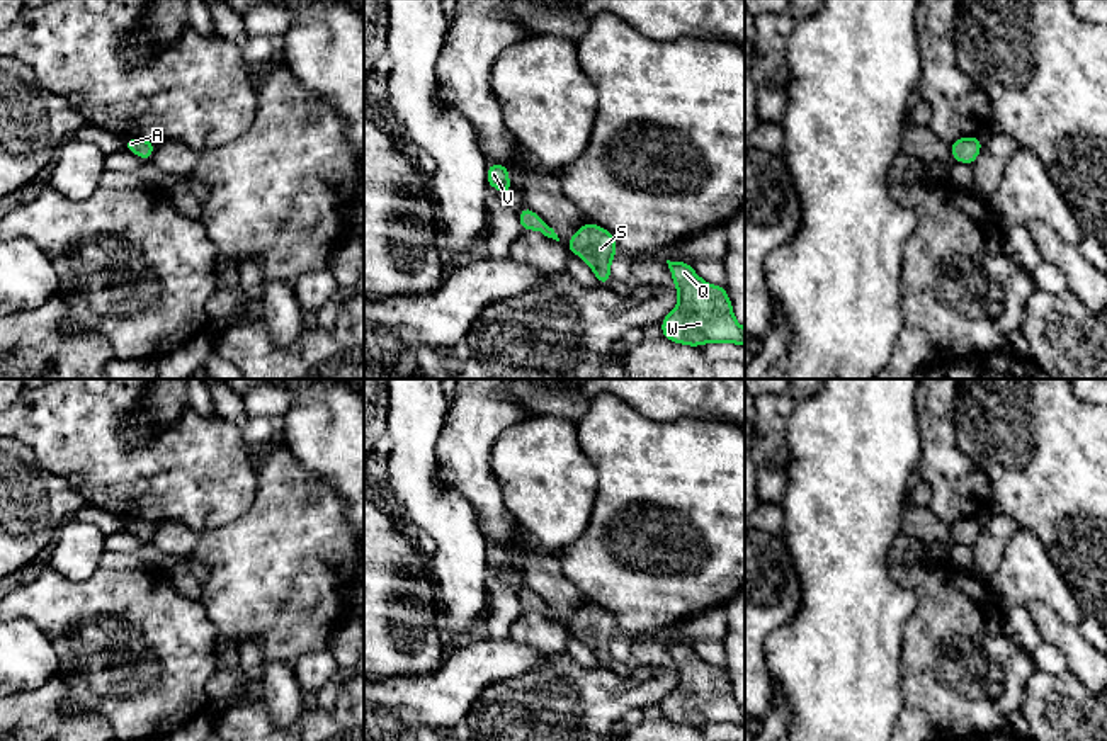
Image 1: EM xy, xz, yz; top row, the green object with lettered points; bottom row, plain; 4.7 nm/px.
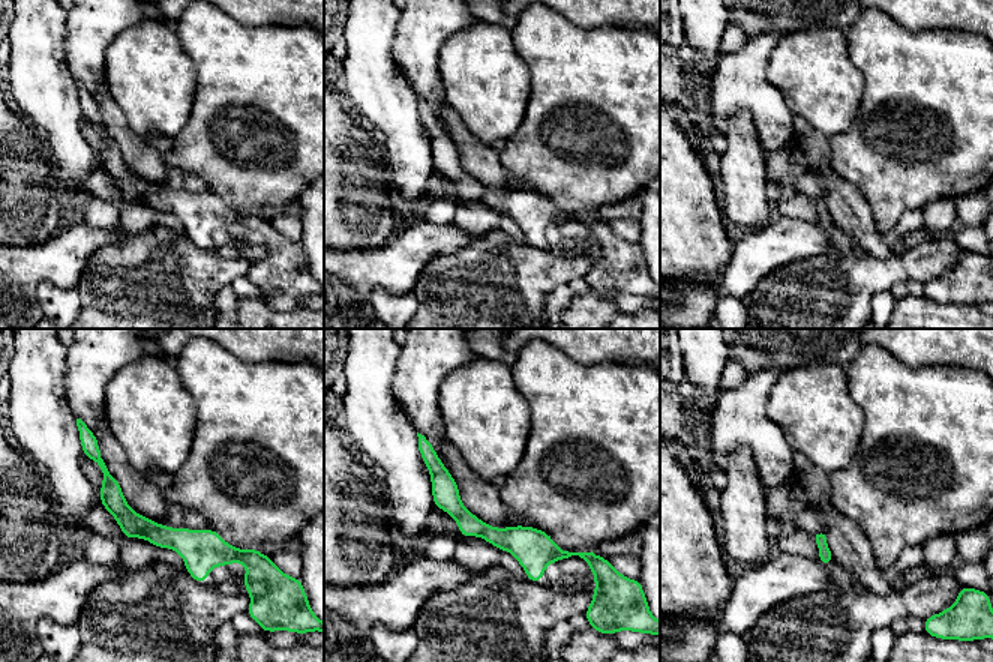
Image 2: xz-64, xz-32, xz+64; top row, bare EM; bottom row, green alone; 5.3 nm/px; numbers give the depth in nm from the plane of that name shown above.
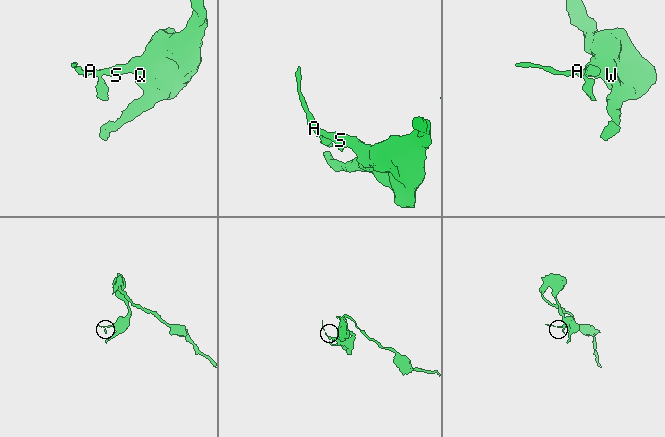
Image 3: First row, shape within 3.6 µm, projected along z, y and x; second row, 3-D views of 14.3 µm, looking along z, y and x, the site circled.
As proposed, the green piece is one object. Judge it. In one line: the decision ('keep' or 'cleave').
keep

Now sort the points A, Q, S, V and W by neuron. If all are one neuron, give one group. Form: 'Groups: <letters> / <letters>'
Groups: A Q S V W

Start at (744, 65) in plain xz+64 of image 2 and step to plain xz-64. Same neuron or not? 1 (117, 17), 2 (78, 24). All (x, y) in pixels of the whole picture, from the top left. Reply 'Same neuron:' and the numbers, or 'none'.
Same neuron: 1, 2

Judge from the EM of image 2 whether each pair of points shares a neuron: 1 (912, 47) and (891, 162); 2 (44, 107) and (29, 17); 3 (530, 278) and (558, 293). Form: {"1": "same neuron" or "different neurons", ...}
{"1": "same neuron", "2": "same neuron", "3": "different neurons"}

